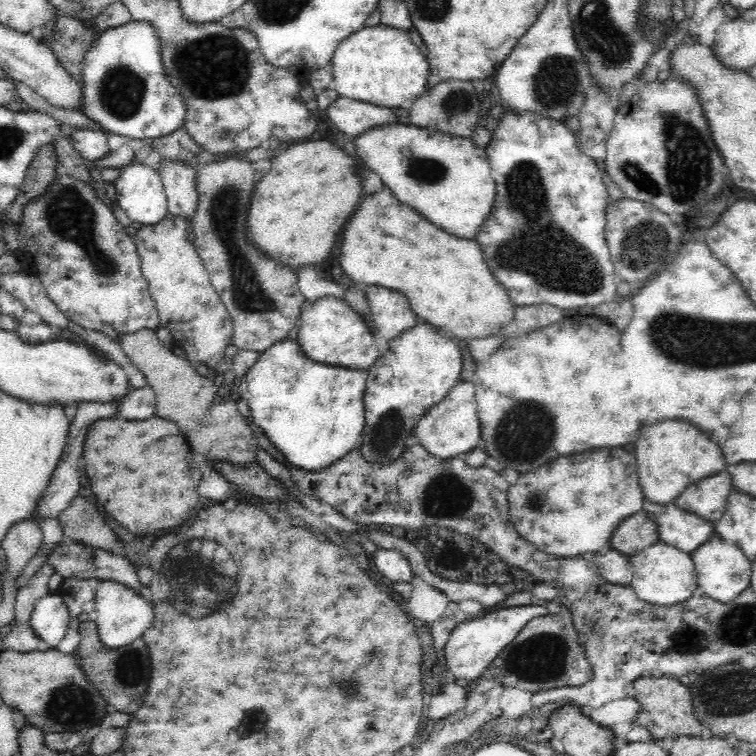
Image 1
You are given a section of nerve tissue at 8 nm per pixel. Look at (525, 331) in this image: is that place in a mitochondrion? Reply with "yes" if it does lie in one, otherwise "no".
no

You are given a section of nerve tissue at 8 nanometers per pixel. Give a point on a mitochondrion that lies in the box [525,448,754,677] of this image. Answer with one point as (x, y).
(684, 640)

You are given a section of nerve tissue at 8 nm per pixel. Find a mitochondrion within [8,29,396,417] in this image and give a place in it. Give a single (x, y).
(215, 66)

